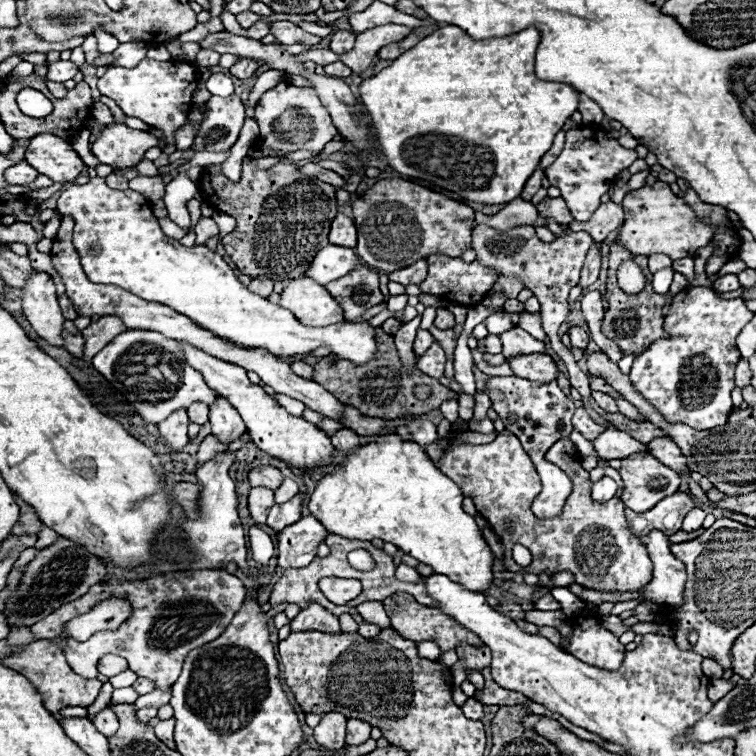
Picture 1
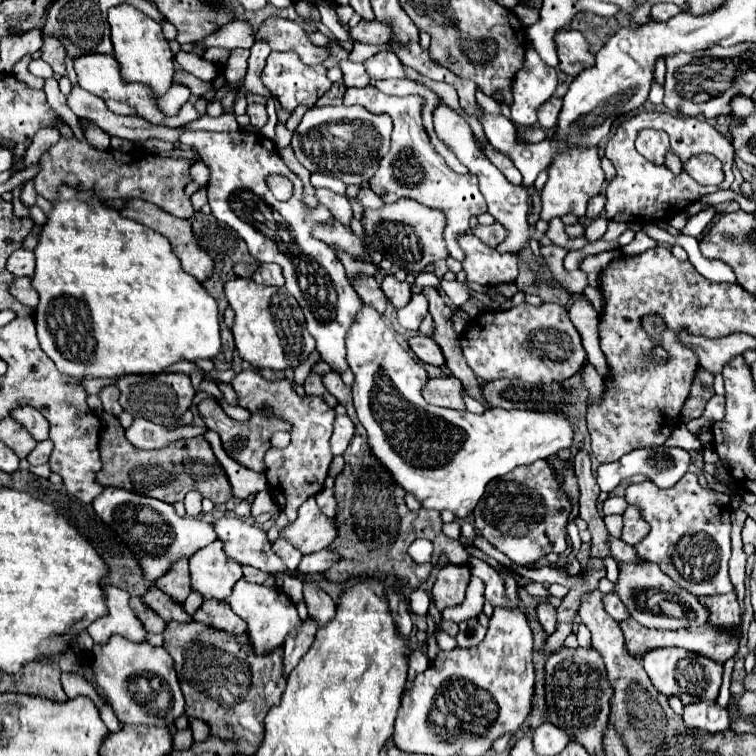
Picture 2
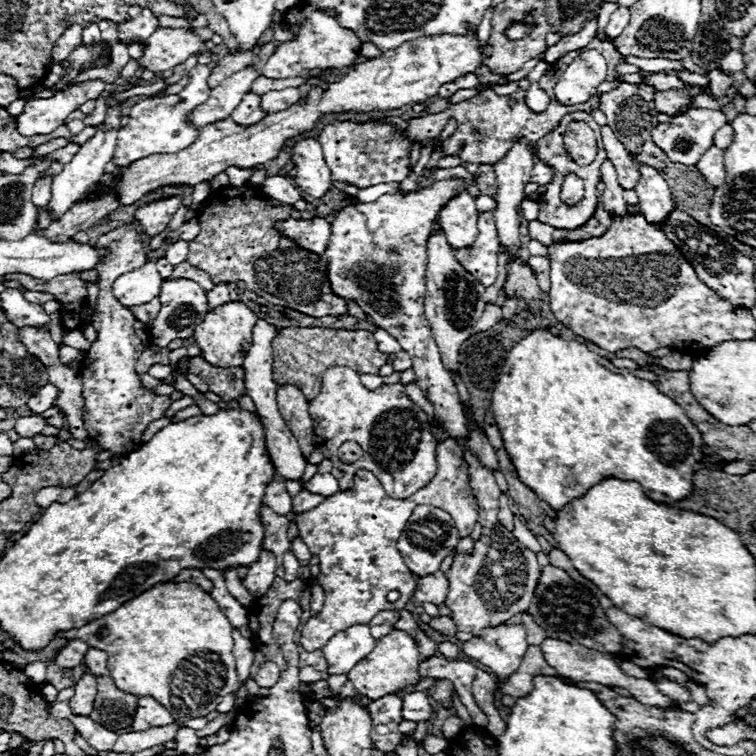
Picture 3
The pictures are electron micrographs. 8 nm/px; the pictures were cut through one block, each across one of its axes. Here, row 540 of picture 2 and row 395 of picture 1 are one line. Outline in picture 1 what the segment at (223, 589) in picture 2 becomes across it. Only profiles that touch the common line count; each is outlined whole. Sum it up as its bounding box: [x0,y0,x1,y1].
[208,392,246,444]

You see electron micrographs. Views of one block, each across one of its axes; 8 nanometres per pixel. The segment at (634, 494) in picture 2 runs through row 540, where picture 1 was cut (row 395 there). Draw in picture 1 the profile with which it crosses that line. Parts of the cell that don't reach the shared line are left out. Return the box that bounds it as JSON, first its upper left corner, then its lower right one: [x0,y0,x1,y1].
[630,287,754,430]

